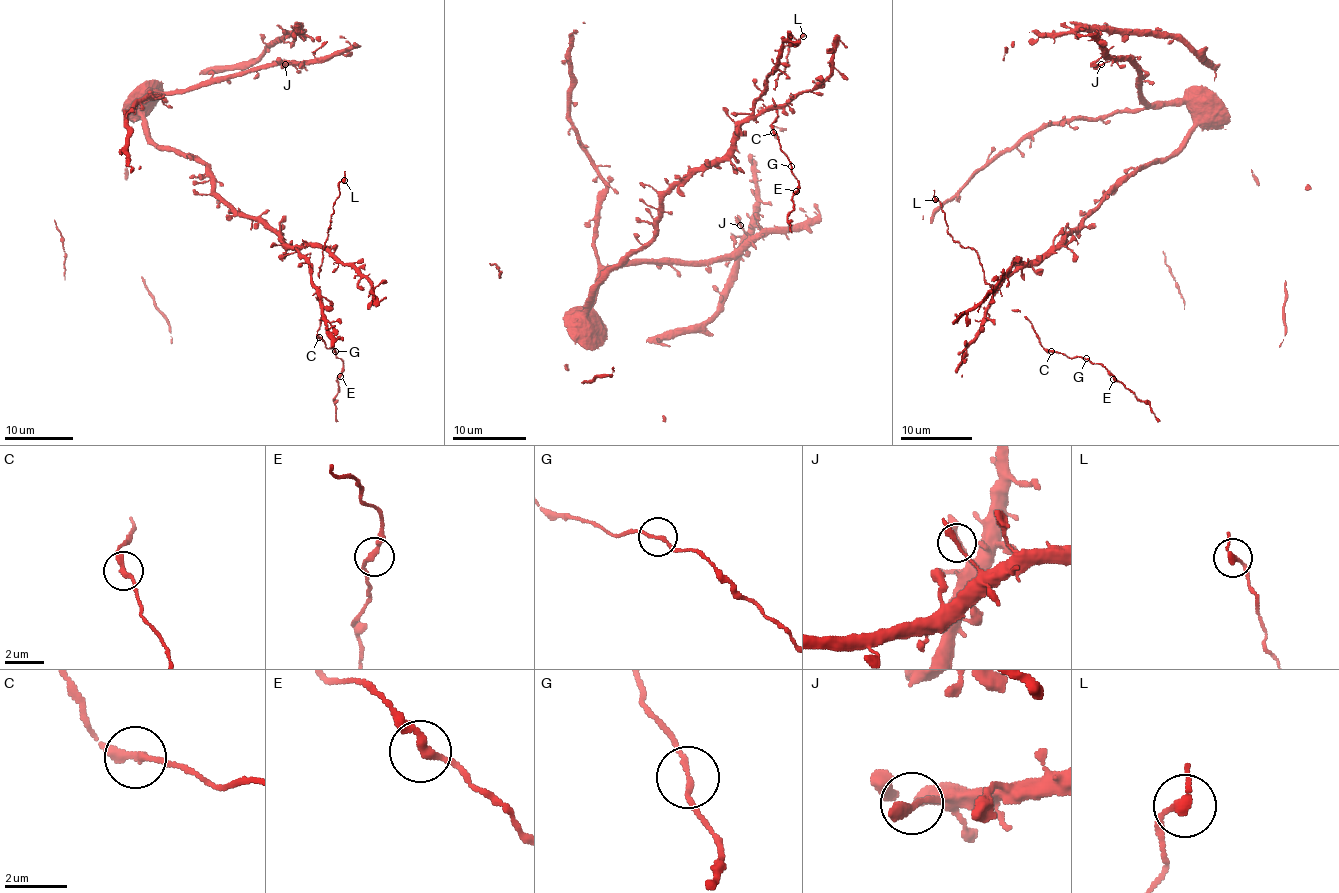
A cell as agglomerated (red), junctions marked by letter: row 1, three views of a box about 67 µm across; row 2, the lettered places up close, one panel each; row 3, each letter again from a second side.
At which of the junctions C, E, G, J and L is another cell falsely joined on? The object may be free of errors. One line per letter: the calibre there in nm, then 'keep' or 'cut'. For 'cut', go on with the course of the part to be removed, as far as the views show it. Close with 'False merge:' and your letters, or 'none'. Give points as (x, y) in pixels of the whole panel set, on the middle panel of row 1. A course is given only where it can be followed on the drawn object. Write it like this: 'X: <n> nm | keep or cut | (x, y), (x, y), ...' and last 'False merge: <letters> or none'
C: 280 nm | keep
E: 260 nm | keep
G: 170 nm | keep
J: 280 nm | keep
L: 240 nm | keep
False merge: none

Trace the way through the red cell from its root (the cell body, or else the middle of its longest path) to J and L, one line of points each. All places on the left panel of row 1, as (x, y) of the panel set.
J: (193, 159), (165, 150), (148, 136), (147, 120), (142, 116), (145, 93), (182, 91), (292, 64), (285, 64)
L: (193, 159), (206, 166), (211, 188), (239, 211), (259, 217), (317, 272), (339, 184), (344, 180)

